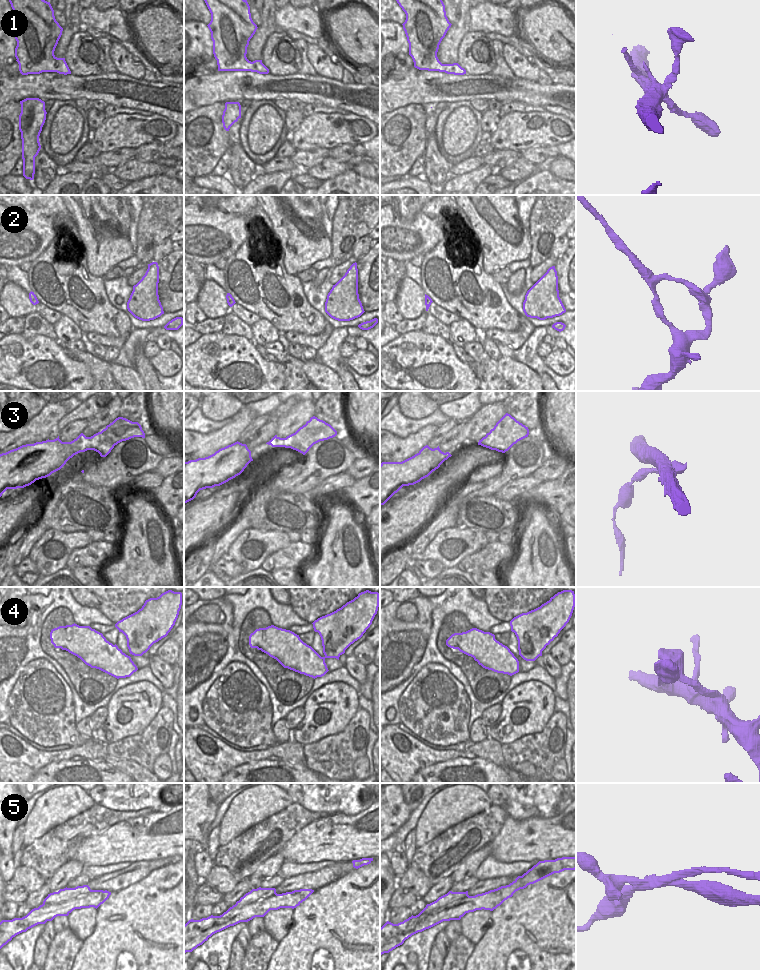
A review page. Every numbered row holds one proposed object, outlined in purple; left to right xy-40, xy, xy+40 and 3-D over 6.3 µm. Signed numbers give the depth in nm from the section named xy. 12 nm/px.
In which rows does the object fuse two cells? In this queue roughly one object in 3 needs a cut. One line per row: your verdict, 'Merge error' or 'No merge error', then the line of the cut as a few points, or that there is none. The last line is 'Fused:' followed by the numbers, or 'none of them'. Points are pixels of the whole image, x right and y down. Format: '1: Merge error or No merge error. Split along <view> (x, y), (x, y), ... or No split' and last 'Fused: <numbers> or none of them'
1: No merge error. No split
2: No merge error. No split
3: Merge error. Split along xy-40 (98, 432), (98, 447), (95, 450)
4: No merge error. No split
5: Merge error. Split along xy+40 (494, 889), (495, 901), (500, 904)
Fused: 3, 5.

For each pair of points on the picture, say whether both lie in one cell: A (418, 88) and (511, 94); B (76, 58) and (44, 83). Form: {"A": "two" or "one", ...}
{"A": "one", "B": "two"}

